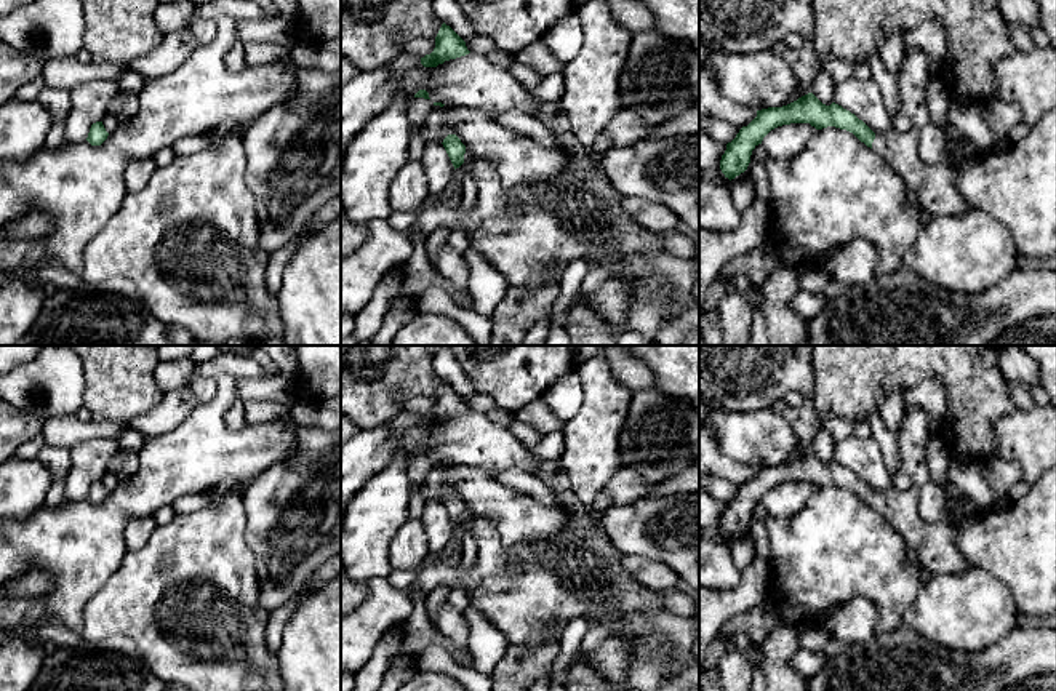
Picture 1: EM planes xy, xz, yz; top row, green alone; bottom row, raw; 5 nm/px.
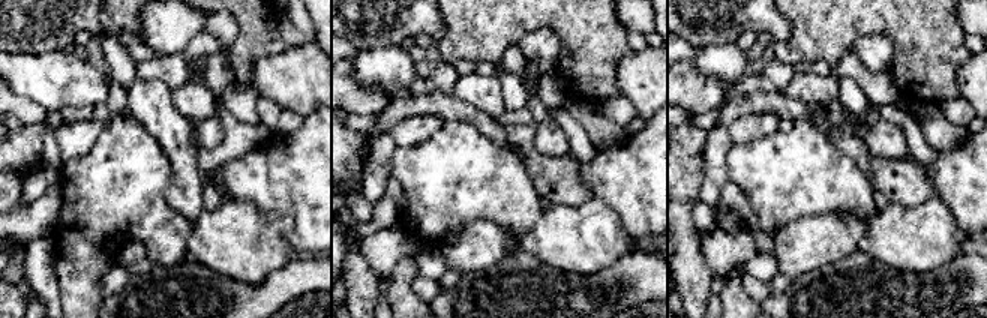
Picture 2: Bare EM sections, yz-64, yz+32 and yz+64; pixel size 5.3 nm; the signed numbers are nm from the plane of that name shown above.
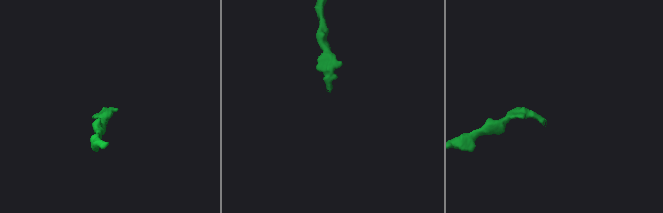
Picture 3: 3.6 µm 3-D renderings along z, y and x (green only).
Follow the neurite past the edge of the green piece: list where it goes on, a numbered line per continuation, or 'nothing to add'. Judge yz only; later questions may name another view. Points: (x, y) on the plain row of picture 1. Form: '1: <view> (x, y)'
1: yz (935, 546)

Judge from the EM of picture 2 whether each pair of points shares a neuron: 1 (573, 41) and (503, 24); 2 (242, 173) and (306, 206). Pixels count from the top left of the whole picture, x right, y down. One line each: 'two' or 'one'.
1: one
2: one

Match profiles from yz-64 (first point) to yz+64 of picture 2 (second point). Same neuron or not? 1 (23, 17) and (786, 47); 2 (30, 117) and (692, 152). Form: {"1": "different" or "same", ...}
{"1": "different", "2": "different"}

